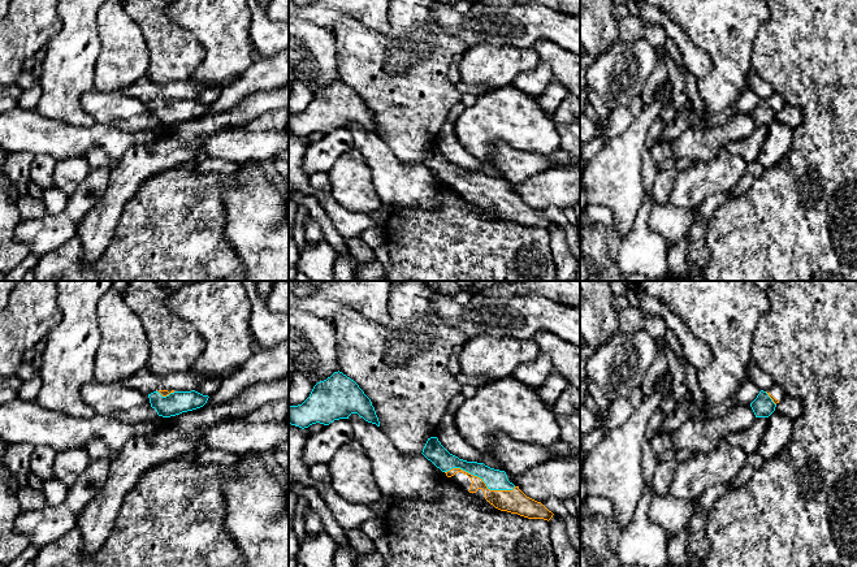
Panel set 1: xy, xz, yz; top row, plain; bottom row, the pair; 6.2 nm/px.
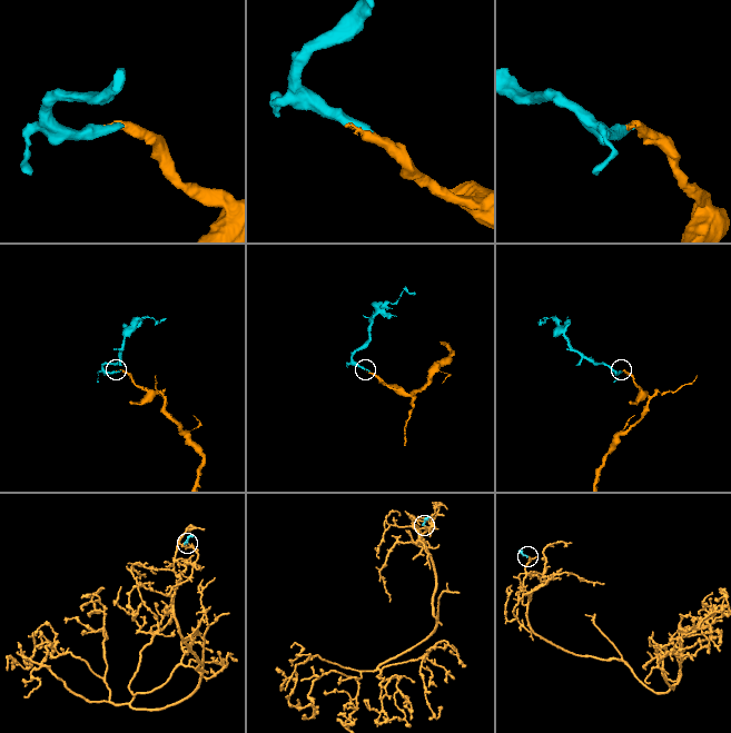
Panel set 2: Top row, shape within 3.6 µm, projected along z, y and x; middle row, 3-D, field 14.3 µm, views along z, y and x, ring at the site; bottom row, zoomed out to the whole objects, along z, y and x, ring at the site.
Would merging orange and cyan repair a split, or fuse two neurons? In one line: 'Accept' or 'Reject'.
Accept

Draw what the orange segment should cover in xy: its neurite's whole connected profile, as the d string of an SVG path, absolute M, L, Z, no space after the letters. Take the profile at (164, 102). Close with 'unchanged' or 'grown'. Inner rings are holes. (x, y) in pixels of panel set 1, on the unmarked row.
M159 99L148 103L148 107L151 116L156 118L159 125L170 126L203 116L209 105L195 99L172 99L170 101L168 99Z; grown

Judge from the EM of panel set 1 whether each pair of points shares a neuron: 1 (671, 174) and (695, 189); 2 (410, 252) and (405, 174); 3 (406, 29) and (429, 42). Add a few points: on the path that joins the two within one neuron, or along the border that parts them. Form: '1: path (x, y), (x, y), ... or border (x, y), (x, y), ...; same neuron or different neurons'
1: border (679, 172), (667, 203); different neurons
2: border (437, 199), (427, 210), (393, 212); different neurons
3: path (411, 34), (419, 42), (424, 42); same neuron

